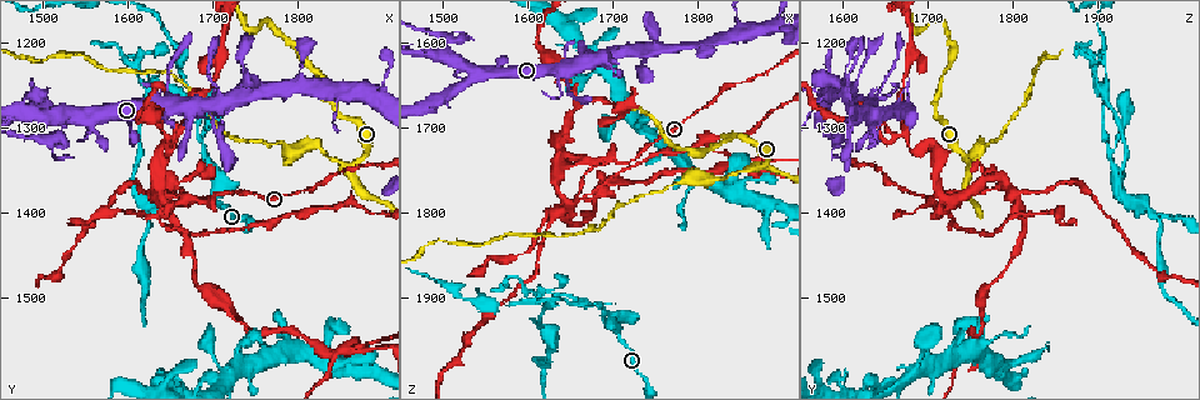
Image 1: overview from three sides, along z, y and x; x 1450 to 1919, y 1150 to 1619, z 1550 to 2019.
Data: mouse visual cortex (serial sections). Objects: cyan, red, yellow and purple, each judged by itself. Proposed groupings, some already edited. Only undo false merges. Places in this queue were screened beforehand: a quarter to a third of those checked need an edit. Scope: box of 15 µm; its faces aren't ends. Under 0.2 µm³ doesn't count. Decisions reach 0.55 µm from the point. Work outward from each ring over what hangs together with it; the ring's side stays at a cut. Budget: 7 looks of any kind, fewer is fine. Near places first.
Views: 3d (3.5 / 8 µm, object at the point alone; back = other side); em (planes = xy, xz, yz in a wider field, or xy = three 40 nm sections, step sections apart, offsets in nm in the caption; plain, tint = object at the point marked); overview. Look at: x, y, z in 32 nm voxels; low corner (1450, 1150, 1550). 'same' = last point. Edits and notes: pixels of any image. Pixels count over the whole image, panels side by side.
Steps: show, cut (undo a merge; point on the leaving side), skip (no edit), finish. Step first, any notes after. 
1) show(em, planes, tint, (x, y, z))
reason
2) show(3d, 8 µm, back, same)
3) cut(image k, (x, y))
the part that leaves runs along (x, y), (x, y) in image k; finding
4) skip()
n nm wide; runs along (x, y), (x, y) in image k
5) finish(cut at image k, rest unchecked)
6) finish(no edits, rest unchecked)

show(3d, 3.5 µm, (1860, 1345, 1750))

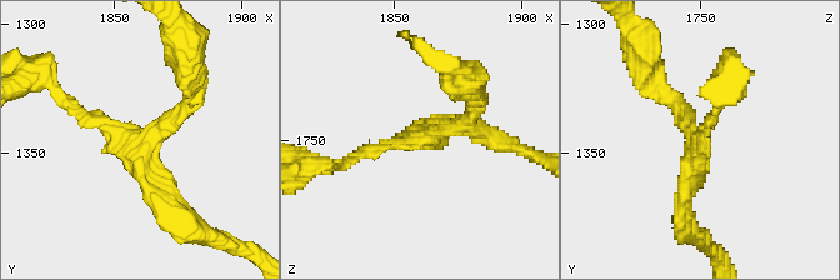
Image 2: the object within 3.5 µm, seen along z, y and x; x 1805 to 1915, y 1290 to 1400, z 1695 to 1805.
show(em, xy, step 3, tint, (1862, 1346, 1749))

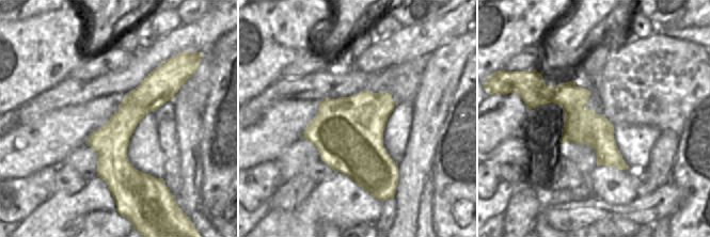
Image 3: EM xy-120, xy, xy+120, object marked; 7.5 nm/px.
skip()
arms of 150, 200, 250 nm; runs along (474, 103), (459, 129), (351, 158) in image 2; one cell here

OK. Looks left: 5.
show(3d, 3.5 µm, (1775, 1320, 1765))
thick turns thin

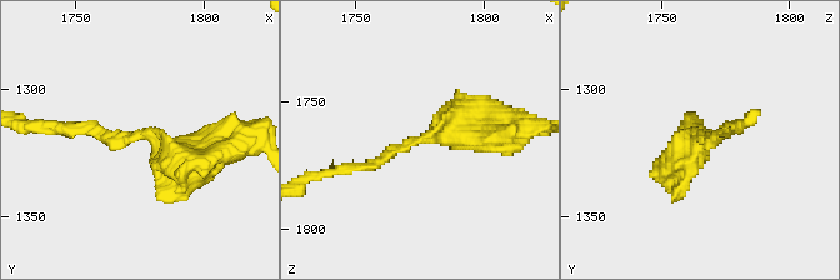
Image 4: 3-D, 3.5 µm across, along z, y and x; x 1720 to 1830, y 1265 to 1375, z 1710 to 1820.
show(em, xy, step 1, tint, (1774, 1319, 1764))

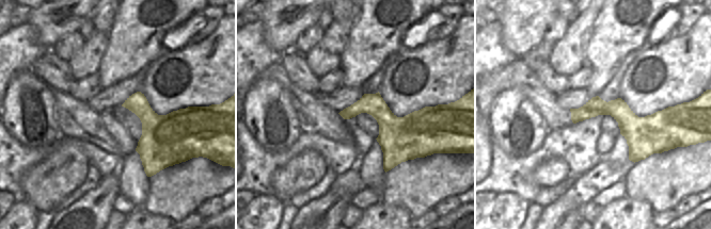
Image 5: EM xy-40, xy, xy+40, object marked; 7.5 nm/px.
skip()
arms of 150, 350 nm; runs along (500, 131), (419, 138), (376, 164), (346, 166) in image 4; one cell here

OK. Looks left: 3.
show(3d, 3.5 µm, (1655, 1235, 1825))
narrows sharply

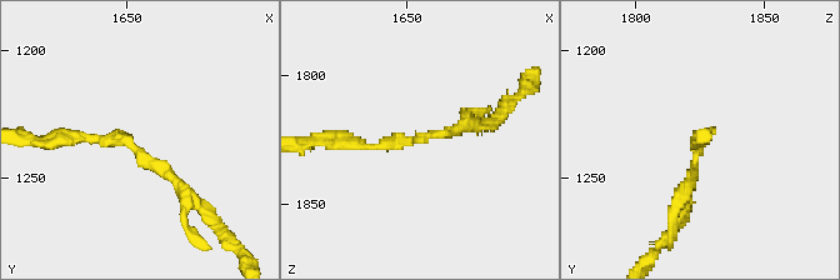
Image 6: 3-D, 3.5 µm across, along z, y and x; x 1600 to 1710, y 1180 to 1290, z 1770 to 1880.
show(em, xy, step 2, tint, (1652, 1237, 1826))
arms of 150, 200 nm; need the tissue

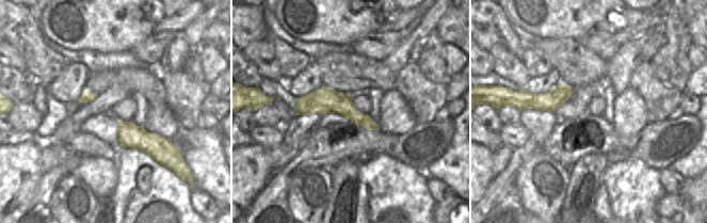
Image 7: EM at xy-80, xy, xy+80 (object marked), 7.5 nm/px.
skip()
all the same cell

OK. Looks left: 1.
finish(no edits, rest unchecked)

